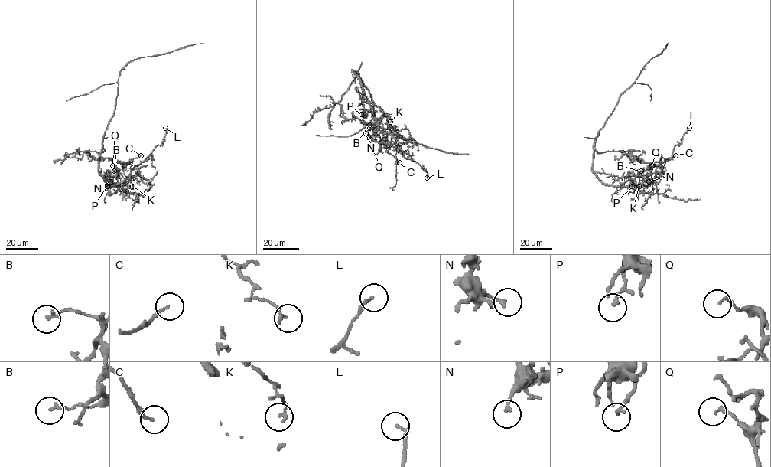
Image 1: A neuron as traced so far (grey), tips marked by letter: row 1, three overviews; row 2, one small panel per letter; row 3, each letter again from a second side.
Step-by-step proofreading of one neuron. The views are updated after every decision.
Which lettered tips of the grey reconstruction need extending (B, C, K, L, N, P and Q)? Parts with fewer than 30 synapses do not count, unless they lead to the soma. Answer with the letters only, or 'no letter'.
no letter

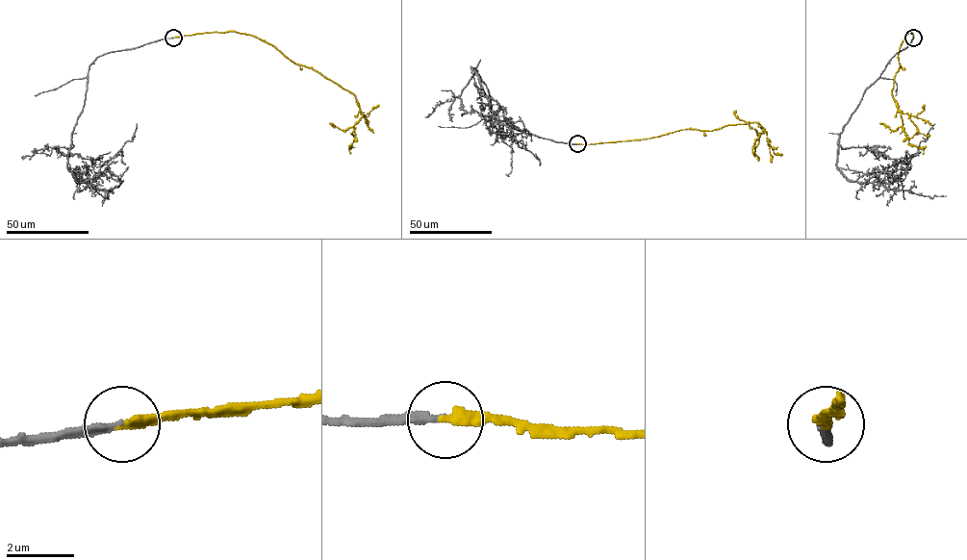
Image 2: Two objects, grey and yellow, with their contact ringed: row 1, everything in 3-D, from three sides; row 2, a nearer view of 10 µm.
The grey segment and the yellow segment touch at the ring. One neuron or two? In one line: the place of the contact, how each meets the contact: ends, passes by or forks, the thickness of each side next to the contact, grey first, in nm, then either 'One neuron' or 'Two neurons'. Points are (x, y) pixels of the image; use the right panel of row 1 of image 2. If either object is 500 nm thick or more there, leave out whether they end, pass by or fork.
Place: (913, 38). At the ring grey ends. At the ring yellow ends. Thickness 190 nm (grey) against 280 nm. One neuron

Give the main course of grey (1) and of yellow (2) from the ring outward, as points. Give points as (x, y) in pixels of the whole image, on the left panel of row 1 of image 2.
1: (173, 38), (109, 52), (90, 64), (68, 155), (75, 179), (97, 175), (131, 140), (136, 123)
2: (173, 38), (249, 34), (317, 70), (355, 96), (363, 115), (349, 147), (355, 147)

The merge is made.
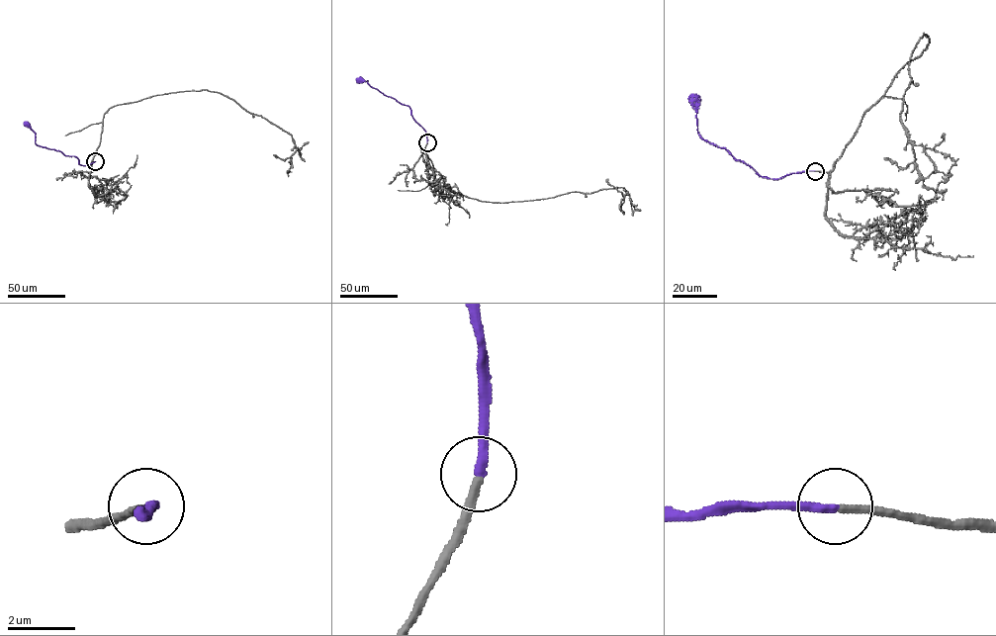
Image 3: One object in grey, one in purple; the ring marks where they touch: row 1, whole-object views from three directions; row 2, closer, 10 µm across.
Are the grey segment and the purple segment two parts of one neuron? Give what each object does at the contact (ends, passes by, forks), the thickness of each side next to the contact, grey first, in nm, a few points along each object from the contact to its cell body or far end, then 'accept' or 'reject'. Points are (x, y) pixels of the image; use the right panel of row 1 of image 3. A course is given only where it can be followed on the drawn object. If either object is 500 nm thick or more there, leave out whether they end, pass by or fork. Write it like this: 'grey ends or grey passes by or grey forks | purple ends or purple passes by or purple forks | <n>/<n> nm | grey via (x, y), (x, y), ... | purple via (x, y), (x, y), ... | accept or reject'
grey ends | purple ends | 240/280 nm | grey via (815, 170), (833, 168), (862, 116), (927, 47), (924, 34), (911, 54), (900, 120), (923, 184), (947, 191) | purple via (815, 170), (782, 178), (762, 177), (723, 147), (701, 137), (694, 99) | accept

